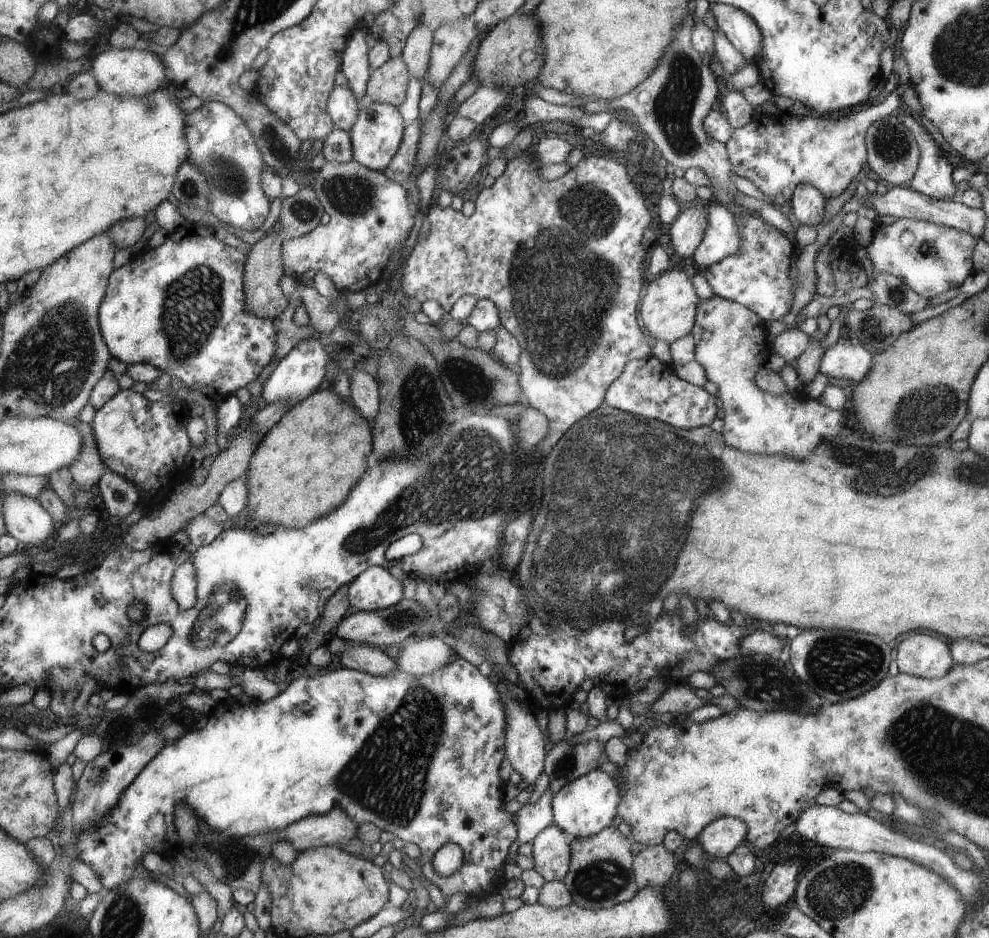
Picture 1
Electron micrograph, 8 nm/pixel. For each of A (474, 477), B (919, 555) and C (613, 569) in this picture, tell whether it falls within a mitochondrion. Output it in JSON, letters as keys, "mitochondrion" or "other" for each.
{"A":"mitochondrion","B":"other","C":"mitochondrion"}

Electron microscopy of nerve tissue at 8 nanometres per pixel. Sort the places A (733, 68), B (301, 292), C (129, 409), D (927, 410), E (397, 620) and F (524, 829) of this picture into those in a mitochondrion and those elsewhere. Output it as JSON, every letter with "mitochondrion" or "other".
{"A":"other","B":"other","C":"other","D":"mitochondrion","E":"mitochondrion","F":"other"}

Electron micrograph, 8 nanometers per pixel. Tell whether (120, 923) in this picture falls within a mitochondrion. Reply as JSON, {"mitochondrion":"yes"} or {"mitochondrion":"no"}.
{"mitochondrion":"yes"}

